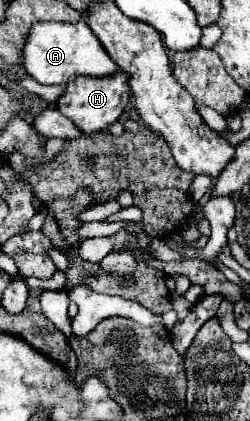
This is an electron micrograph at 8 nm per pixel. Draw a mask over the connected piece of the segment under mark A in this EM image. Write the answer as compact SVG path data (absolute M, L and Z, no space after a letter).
M84 19L78 23L34 23L22 45L22 67L40 85L66 85L72 75L104 77L118 71L118 65L110 59L106 49L102 49L102 43L94 37Z

